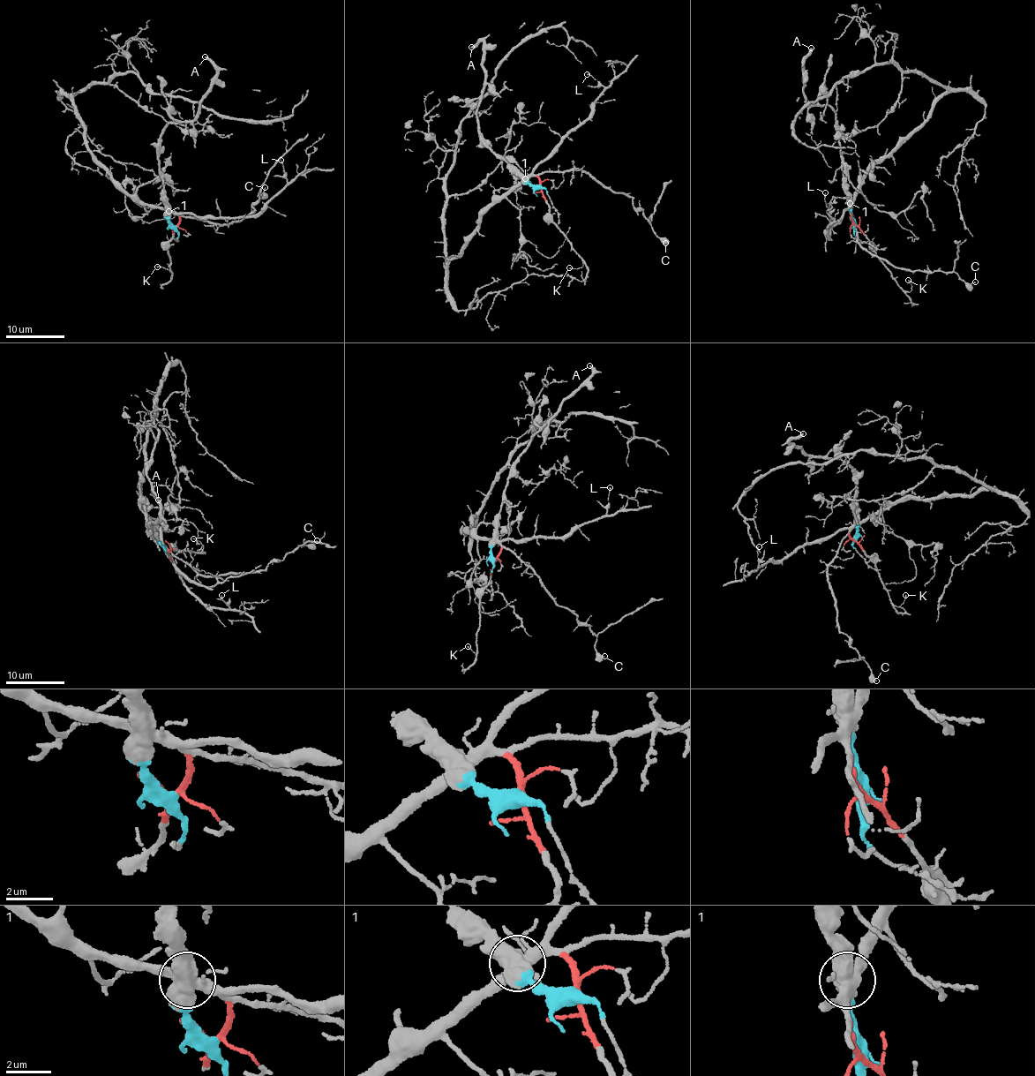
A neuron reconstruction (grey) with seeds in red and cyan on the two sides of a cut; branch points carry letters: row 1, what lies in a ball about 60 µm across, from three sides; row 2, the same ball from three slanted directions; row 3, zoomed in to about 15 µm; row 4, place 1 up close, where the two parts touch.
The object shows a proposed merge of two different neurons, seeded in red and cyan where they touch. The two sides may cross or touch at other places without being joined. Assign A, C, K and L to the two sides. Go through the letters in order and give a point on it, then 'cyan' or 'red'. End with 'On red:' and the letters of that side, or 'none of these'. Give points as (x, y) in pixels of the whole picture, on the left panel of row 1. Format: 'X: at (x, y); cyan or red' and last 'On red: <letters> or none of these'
A: at (205, 56); cyan
C: at (265, 187); red
K: at (157, 267); red
L: at (281, 160); red
On red: C, K, L

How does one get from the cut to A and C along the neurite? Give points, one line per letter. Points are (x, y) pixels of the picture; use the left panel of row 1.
A: (175, 226), (168, 219), (160, 170), (160, 138), (169, 124), (196, 117), (216, 74), (205, 56)
C: (176, 226), (185, 216), (226, 224), (240, 221), (253, 212), (259, 189), (261, 193), (265, 187)

